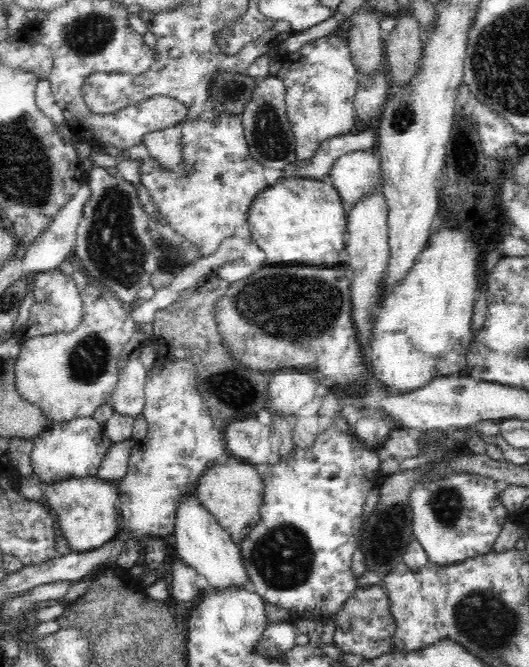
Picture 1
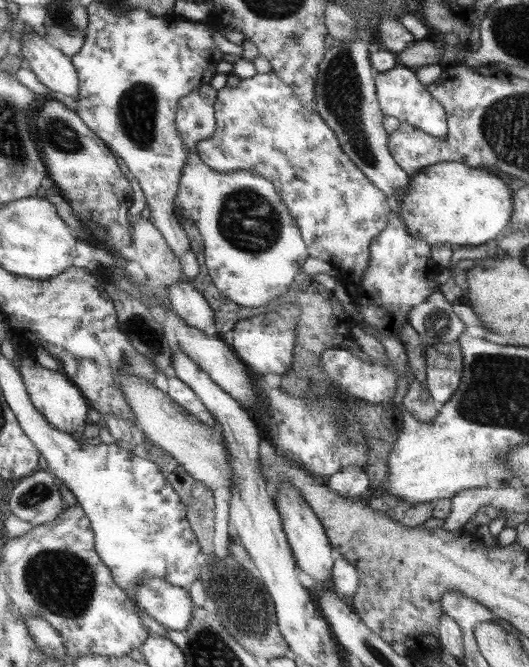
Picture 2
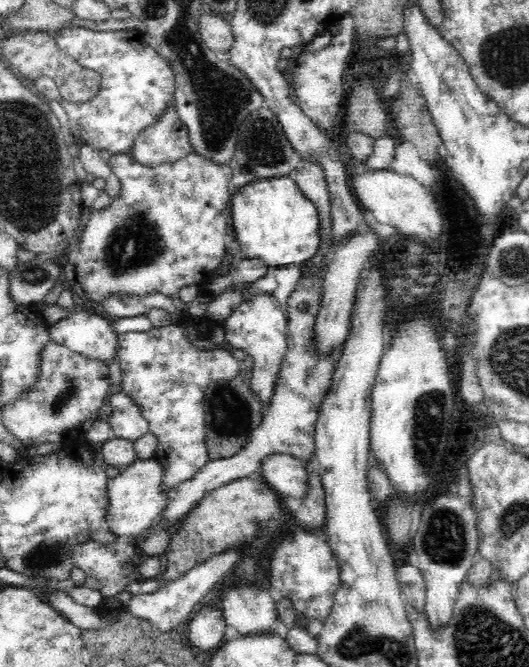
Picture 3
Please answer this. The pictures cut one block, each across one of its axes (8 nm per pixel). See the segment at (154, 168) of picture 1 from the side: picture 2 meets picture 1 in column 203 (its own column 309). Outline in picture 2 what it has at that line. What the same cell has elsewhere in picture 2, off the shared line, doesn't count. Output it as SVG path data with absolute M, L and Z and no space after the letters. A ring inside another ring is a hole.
M272 72L256 73L250 78L228 73L226 86L217 91L215 118L216 132L207 140L200 140L196 146L202 162L219 174L248 170L269 179L281 194L292 218L297 221L309 246L309 254L332 264L343 283L352 282L360 286L362 276L370 266L371 246L389 224L392 206L385 191L375 186L345 154L333 128L316 112L312 113L302 106L293 87Z

